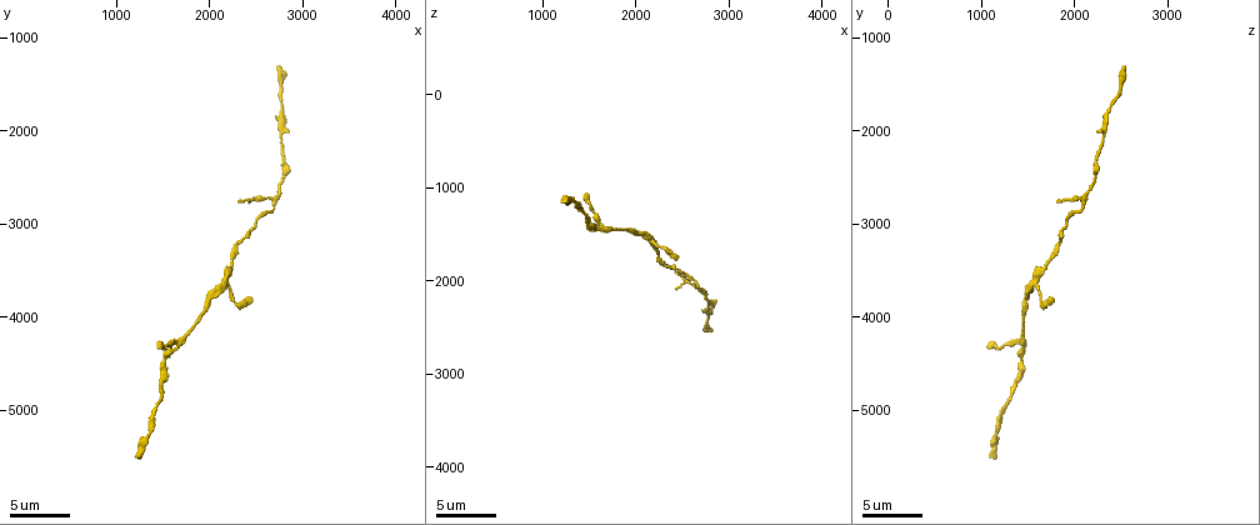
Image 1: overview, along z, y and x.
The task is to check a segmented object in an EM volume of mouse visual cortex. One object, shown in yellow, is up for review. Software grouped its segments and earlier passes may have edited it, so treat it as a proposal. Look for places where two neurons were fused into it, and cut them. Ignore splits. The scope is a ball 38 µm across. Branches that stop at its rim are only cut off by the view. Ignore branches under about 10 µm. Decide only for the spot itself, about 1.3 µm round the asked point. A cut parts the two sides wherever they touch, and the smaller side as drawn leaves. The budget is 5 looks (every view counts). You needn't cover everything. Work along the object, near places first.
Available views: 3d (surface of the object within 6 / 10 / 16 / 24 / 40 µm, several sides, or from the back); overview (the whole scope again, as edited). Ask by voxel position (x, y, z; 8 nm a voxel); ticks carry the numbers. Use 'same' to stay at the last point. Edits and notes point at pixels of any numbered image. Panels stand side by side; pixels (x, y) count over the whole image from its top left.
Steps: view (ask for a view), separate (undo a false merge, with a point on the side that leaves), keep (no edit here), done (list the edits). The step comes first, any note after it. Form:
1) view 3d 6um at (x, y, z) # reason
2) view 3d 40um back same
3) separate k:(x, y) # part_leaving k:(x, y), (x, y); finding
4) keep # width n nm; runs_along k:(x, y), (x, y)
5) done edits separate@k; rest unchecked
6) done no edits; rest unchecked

view 3d 10um at (2800, 2100, 2300) # thick turns thin

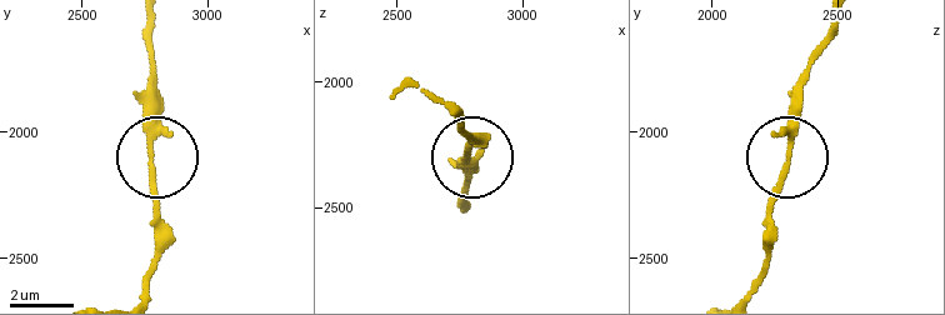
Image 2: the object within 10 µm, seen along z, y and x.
keep # runs_along 2:(141, 294), (158, 245), (149, 71); continuous, no second neuron

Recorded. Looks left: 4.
view 3d 10um at (2700, 2850, 2000)

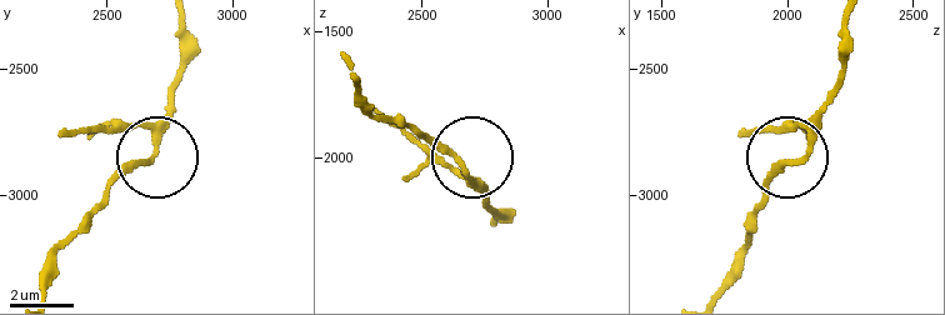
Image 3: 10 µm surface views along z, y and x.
keep # width 190 nm; all the same neuron

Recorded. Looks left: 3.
view 3d 6um at (2250, 3400, 1750)

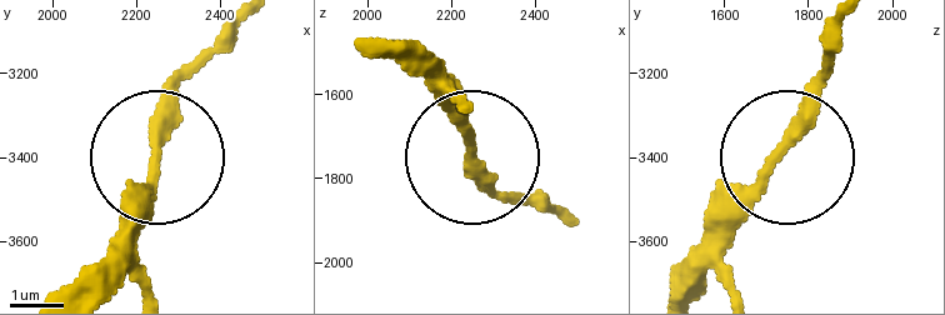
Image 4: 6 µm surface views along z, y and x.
keep # width 240 nm; runs_along 4:(780, 158), (838, 45); continuous, no second neuron

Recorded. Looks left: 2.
done no edits; rest unchecked

